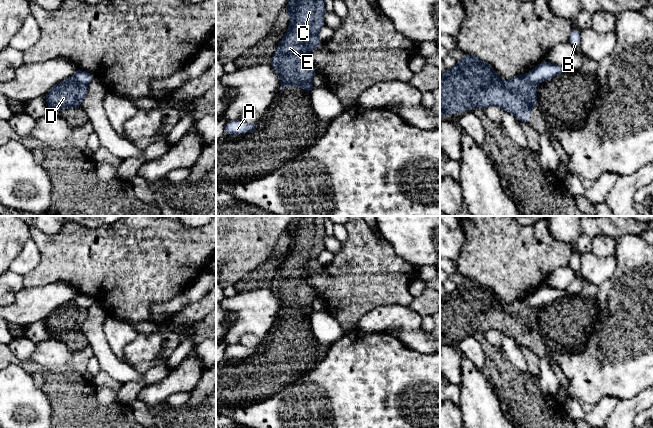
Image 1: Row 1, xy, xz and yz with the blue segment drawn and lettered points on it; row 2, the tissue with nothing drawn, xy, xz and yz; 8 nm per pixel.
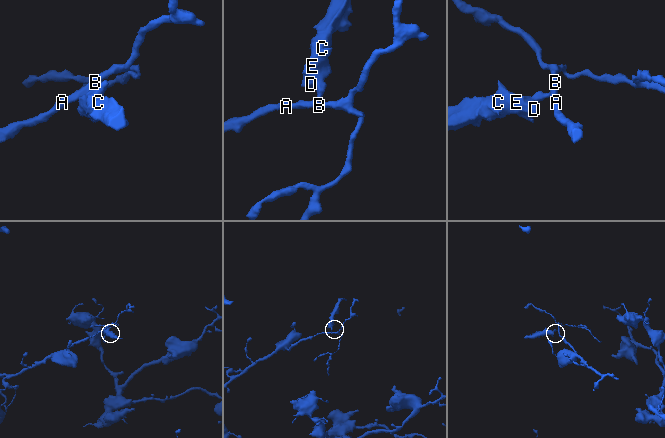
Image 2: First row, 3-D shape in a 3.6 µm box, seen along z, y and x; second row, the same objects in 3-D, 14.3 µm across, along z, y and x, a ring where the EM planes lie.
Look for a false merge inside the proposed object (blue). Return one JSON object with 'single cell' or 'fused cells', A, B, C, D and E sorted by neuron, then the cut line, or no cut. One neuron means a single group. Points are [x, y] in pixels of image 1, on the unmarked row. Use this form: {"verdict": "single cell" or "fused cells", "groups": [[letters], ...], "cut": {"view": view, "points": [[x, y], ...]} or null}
{"verdict": "fused cells", "groups": [["A", "B"], ["C", "D", "E"]], "cut": {"view": "xy", "points": [[73, 299], [86, 310]]}}

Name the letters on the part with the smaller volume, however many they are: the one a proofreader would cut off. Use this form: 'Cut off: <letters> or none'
Cut off: C, D, E

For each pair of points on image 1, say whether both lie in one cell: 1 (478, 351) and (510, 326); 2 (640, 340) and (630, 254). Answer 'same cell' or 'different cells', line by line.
1: different cells
2: same cell

